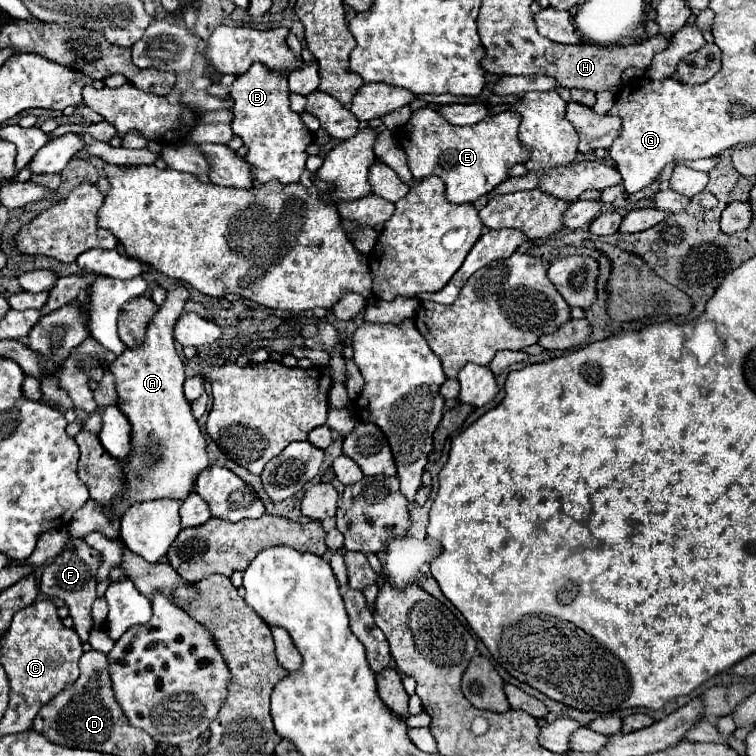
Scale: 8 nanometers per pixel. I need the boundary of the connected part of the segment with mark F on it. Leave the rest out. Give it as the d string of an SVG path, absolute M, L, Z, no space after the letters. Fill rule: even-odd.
M69 538L63 552L43 570L43 576L41 576L41 592L47 594L47 596L57 596L61 600L65 600L69 612L71 612L71 618L75 622L75 632L79 634L79 638L83 642L87 642L89 638L89 632L91 632L91 604L95 602L95 574L97 574L97 568L99 568L99 552L95 548L91 548L85 540L79 540L79 538Z

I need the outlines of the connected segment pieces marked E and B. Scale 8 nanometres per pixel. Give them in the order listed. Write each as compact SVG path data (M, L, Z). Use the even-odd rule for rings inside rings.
M433 108L413 112L411 136L401 140L411 166L413 182L427 176L439 176L445 184L445 198L449 202L475 202L479 196L489 194L497 184L501 184L513 164L525 164L529 160L529 150L519 140L519 124L521 114L515 110L489 116L473 126L453 126Z
M253 64L249 68L249 72L245 72L243 76L237 76L237 80L231 84L231 98L235 102L235 106L233 106L235 118L231 122L231 128L237 136L243 138L245 146L249 148L245 158L257 168L253 172L253 176L261 184L269 182L269 180L279 180L281 184L299 182L301 174L305 172L305 162L307 162L305 150L313 142L313 134L309 134L309 130L301 122L301 116L289 108L289 94L291 94L291 90L287 86L287 76L281 76L279 72L269 72L261 64Z

